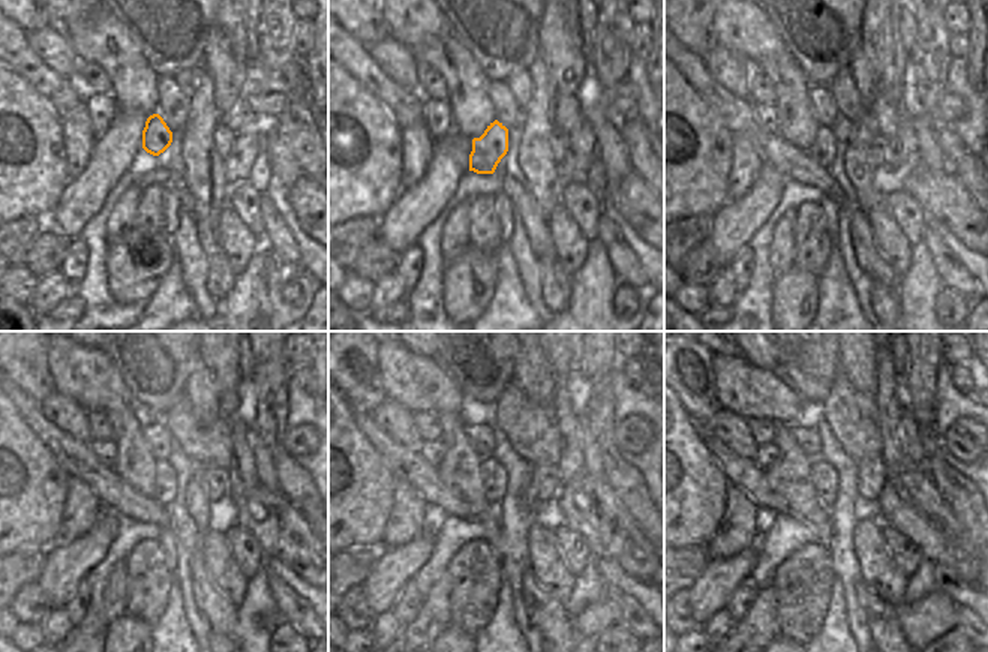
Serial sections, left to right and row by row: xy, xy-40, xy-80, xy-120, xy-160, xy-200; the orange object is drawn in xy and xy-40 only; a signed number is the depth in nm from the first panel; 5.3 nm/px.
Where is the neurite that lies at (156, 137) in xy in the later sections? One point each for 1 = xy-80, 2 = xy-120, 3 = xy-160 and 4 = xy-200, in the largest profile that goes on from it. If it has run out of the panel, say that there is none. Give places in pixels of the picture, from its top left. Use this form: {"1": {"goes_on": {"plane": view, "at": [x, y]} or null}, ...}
{"1": {"goes_on": {"plane": "xy-80", "at": [825, 149]}}, "2": {"goes_on": {"plane": "xy-120", "at": [164, 492]}}, "3": {"goes_on": {"plane": "xy-160", "at": [494, 478]}}, "4": {"goes_on": {"plane": "xy-200", "at": [825, 477]}}}

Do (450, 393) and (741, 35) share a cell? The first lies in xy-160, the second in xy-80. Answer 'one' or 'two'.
one

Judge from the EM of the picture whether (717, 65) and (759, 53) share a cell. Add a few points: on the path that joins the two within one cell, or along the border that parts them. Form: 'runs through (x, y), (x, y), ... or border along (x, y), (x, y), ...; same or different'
border along (718, 44), (754, 63); different

